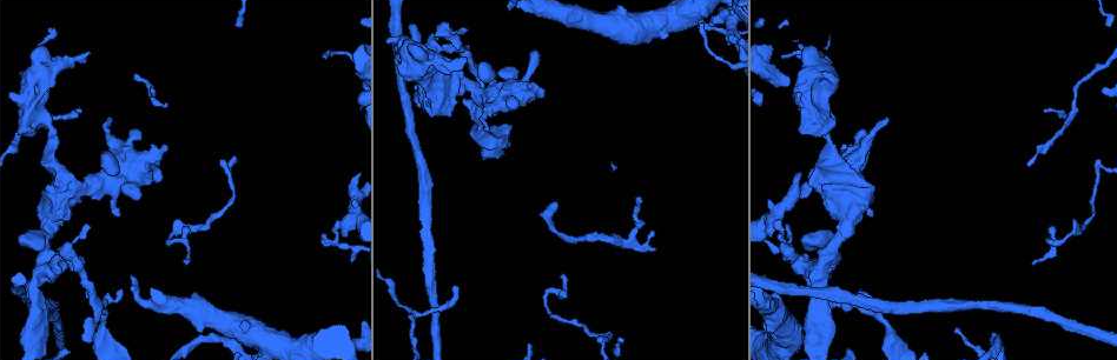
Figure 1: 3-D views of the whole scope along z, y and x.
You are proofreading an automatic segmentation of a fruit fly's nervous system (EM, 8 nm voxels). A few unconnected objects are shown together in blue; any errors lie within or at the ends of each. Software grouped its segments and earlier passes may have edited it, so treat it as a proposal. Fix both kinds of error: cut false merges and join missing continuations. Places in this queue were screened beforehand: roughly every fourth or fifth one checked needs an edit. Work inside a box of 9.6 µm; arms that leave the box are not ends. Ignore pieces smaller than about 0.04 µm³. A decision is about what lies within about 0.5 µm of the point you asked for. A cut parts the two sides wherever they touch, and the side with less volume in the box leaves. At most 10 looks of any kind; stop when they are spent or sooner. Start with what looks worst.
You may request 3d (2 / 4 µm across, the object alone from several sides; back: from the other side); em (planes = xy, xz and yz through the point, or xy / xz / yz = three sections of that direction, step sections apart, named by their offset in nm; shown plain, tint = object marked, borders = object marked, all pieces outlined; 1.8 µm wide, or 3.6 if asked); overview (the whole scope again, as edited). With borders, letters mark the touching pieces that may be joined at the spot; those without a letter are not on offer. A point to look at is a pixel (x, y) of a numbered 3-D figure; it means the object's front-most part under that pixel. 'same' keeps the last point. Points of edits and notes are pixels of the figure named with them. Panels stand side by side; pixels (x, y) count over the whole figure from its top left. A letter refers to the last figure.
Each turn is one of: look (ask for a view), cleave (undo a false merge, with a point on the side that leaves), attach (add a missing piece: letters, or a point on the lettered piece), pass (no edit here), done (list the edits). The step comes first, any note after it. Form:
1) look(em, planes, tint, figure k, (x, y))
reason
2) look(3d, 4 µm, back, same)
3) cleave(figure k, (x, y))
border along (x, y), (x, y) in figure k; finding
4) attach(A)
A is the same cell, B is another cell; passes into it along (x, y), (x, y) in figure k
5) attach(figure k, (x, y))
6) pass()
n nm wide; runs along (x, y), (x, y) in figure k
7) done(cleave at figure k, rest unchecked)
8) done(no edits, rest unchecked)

look(3d, 4 µm, figure 1, (823, 294))
four or more arms meet

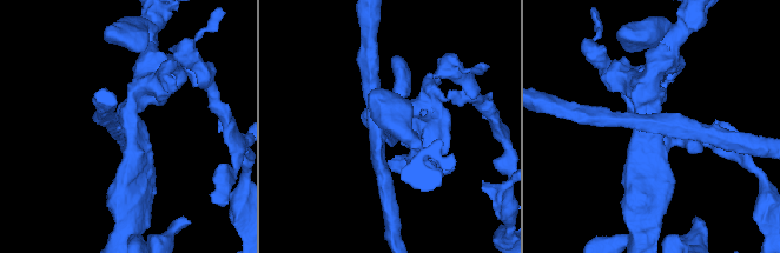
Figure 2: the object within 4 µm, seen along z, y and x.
look(em, yz, step 8, tint, figure 2, (123, 122))
need the tissue

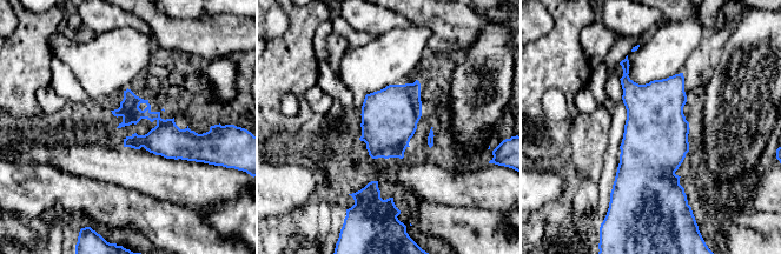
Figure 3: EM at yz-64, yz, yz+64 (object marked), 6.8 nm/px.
look(em, yz, step 8, borders, same)
see the neighbours

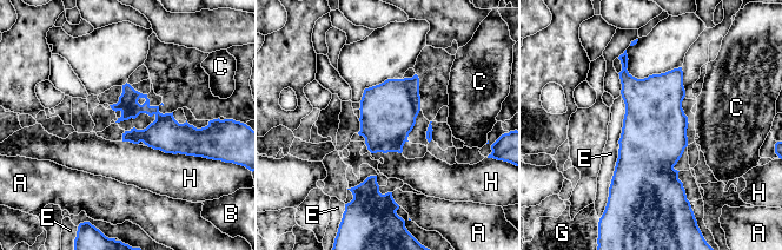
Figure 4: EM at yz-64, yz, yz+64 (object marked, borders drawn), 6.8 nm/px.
pass()
A, B, C, E, G and H are other cells; runs along (125, 87), (152, 111), (189, 151) in figure 4; one neuron here

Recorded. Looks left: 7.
look(3d, 2 µm, figure 1, (116, 168))
calibre changes

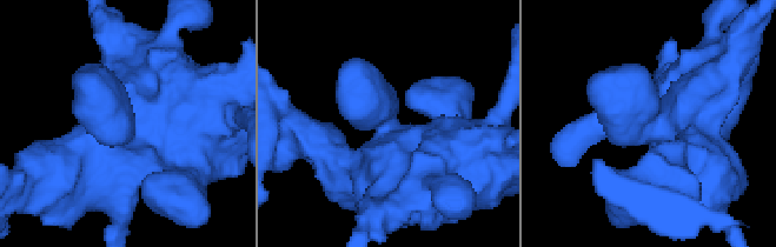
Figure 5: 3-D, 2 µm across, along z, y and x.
look(em, planes, borders, figure 5, (670, 114))
shape alone is not enough

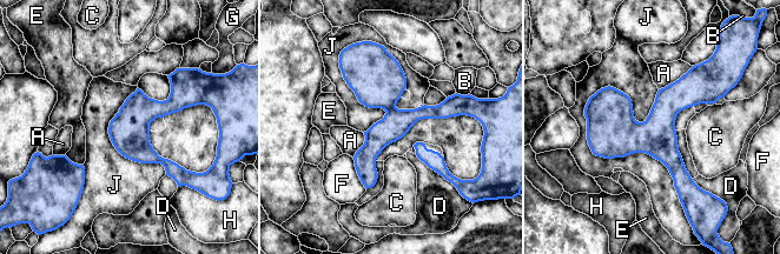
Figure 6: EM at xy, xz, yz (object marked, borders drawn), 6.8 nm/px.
pass()
200 nm wide; J touches over 950 nm; A, B, C, D, E, F, G, H and J are other cells; one neuron here

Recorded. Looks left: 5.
look(em, xy, step 16, tint, figure 1, (326, 235))
an open end

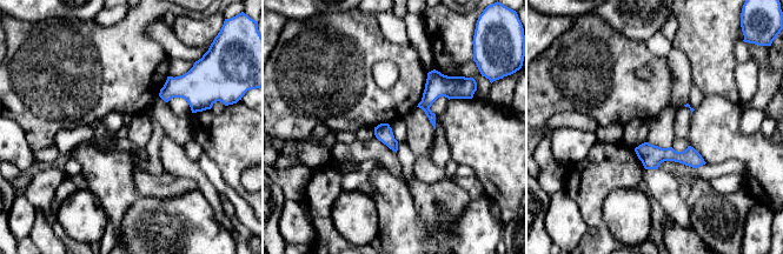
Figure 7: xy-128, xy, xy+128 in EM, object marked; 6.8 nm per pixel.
look(em, xy, step 16, borders, same)

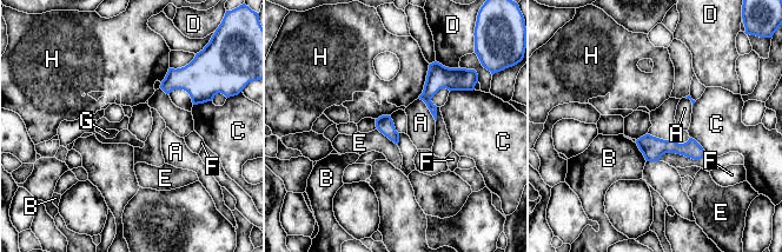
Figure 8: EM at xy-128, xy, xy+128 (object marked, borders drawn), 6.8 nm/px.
cleave(figure 8, (430, 105))
H touches over 260 nm; A, B, C, D, E, F, G and H are other cells; the part that leaves runs along (640, 141), (702, 153) in figure 8; a second neuron is stuck on

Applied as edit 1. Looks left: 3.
look(3d, 2 µm, back, figure 1, (955, 327))
tapers out

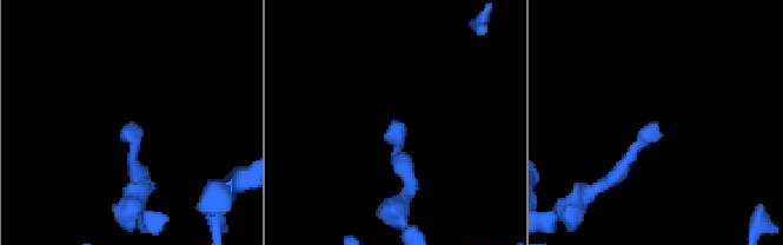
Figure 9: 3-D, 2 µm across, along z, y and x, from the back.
look(em, xz, step 4, borders, figure 9, (654, 123))

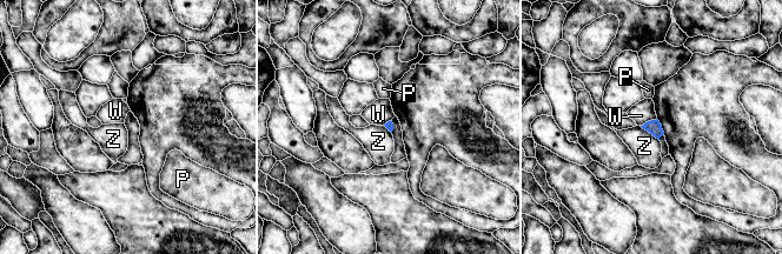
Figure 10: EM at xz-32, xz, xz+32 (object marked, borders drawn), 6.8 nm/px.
look(em, planes, borders, same)

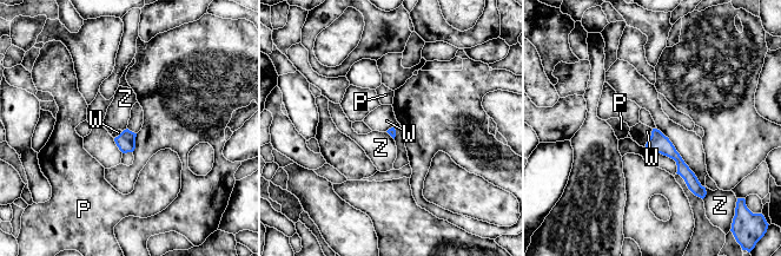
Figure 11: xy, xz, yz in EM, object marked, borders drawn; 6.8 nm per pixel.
pass()
P, W and Z are other cells; runs along (655, 132), (679, 159), (695, 189) in figure 11; none of them fits

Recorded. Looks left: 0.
done(cleave at figure 8, rest unchecked)

